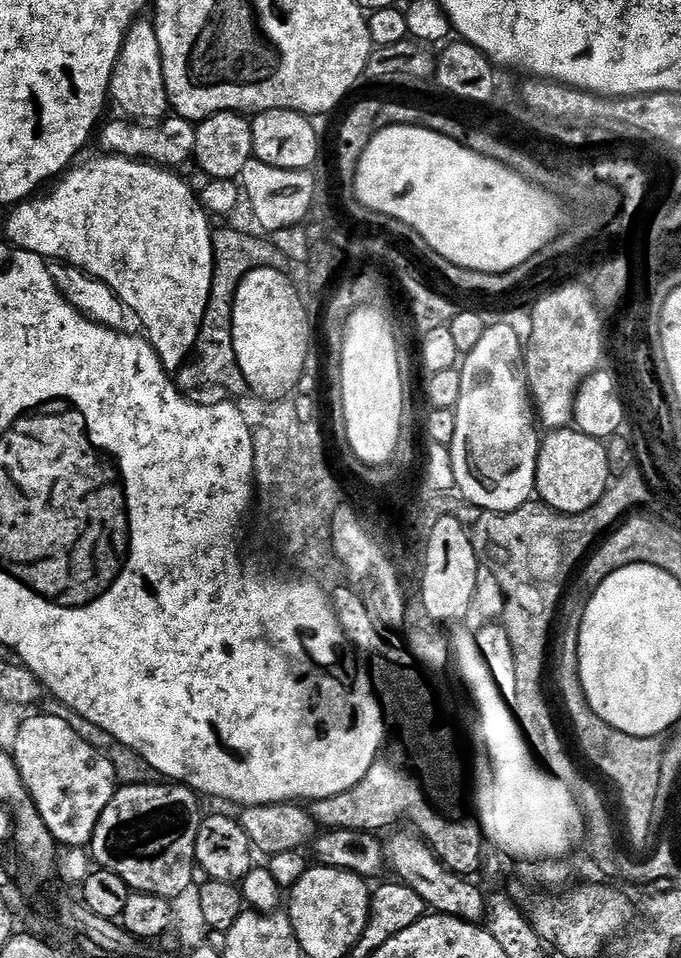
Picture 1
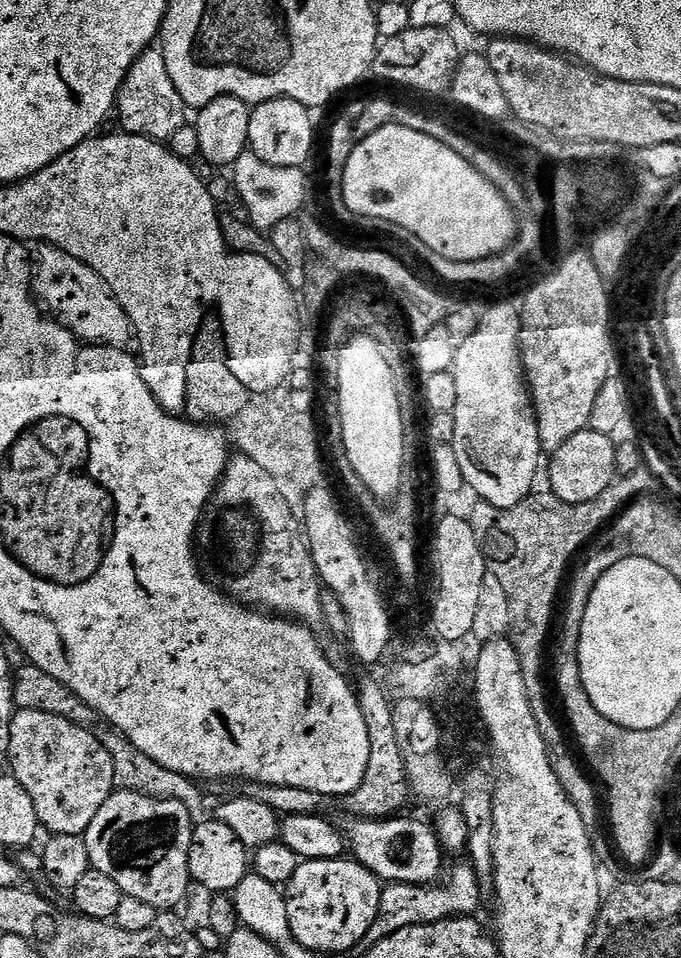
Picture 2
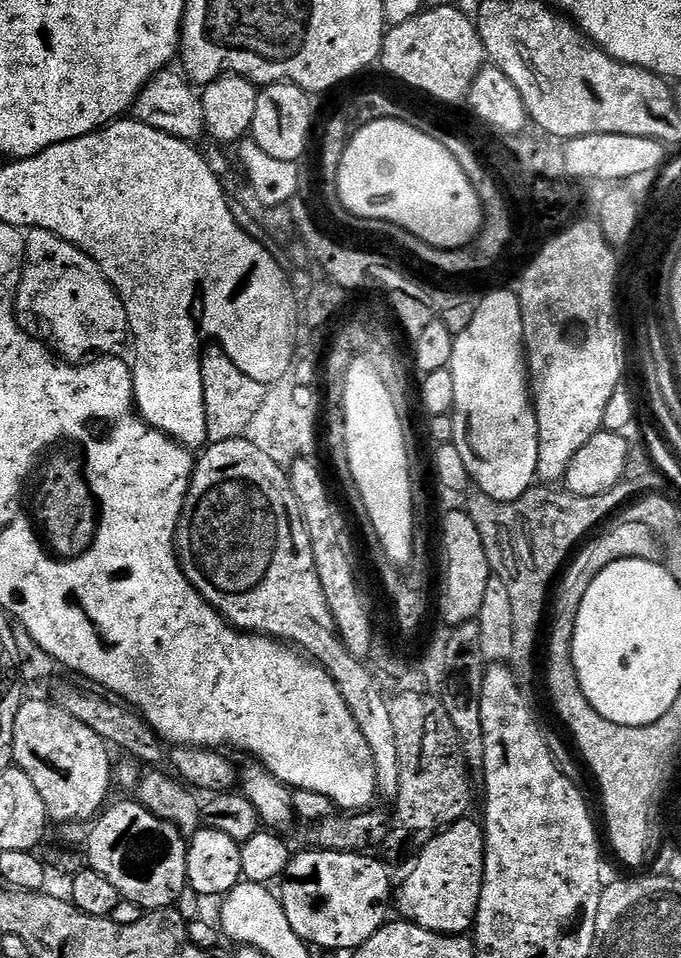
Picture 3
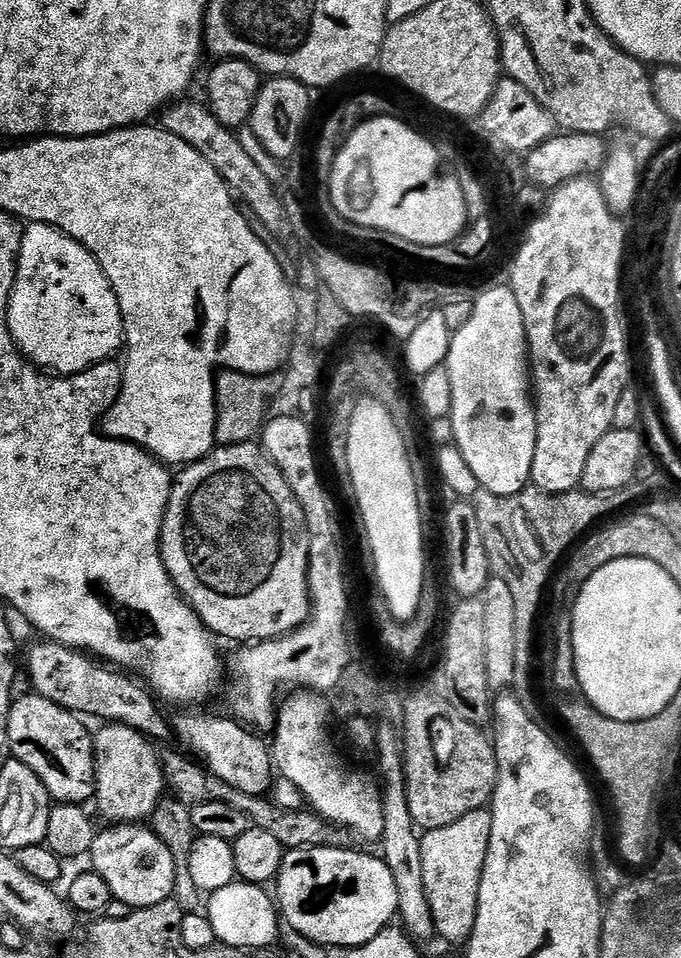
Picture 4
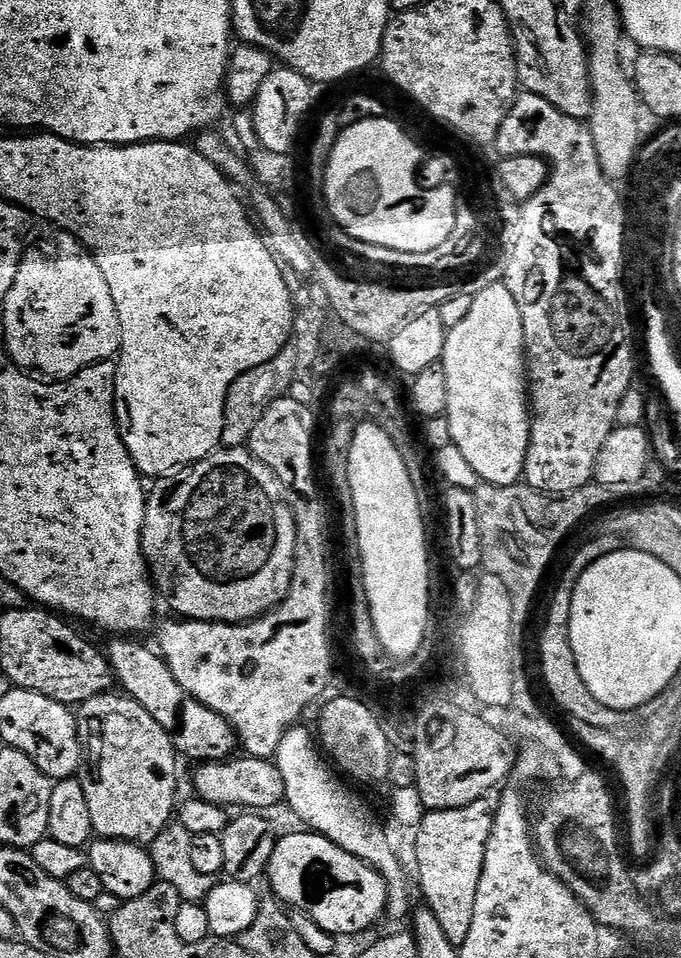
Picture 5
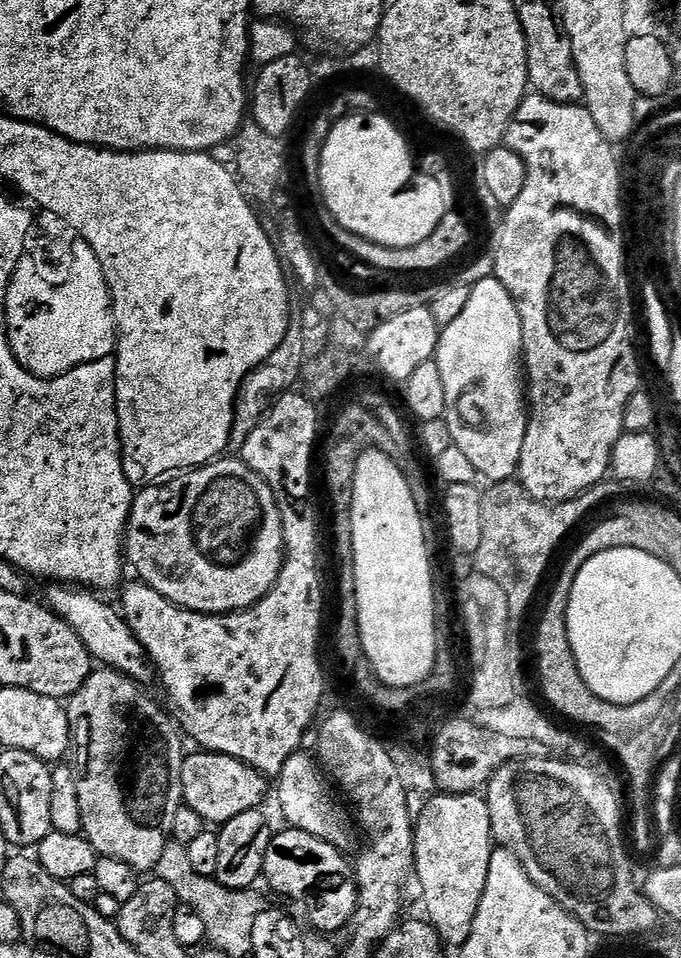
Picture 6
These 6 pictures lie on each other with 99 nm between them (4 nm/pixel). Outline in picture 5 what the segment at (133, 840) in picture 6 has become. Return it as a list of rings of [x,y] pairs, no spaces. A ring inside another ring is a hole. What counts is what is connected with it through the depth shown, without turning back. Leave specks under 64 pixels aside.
[[[126,694],[116,695],[95,696],[79,705],[78,708],[76,724],[82,730],[82,752],[86,757],[86,772],[88,768],[88,777],[83,777],[82,783],[86,803],[90,810],[90,822],[92,823],[93,833],[97,837],[106,840],[124,840],[126,843],[148,846],[151,845],[152,840],[158,838],[158,834],[162,834],[166,825],[173,823],[174,813],[178,808],[178,799],[176,800],[176,760],[178,761],[178,753],[172,741],[172,736],[166,734],[166,730],[162,730],[162,726],[158,726],[158,722],[154,722],[154,718],[150,718],[150,714],[146,714],[146,710],[142,710],[142,706],[138,702],[134,702]]]

